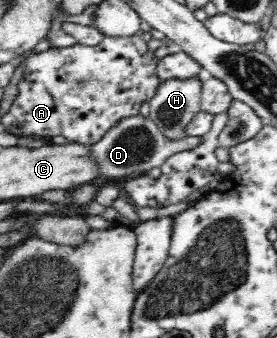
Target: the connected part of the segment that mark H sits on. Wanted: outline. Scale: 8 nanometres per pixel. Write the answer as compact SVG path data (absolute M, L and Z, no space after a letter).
M203 76L160 82L150 98L148 117L171 139L184 139L183 129L199 113Z

